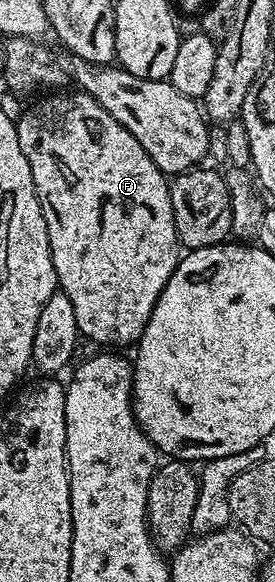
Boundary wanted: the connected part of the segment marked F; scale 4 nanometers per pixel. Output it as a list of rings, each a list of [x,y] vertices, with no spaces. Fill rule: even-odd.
[[[62,91],[43,96],[46,98],[31,109],[29,106],[16,122],[20,151],[28,159],[34,190],[48,227],[58,289],[72,299],[76,327],[85,340],[87,337],[95,341],[98,347],[133,346],[142,338],[156,299],[160,299],[160,291],[164,291],[180,260],[168,177],[96,99],[81,91],[58,92]]]

